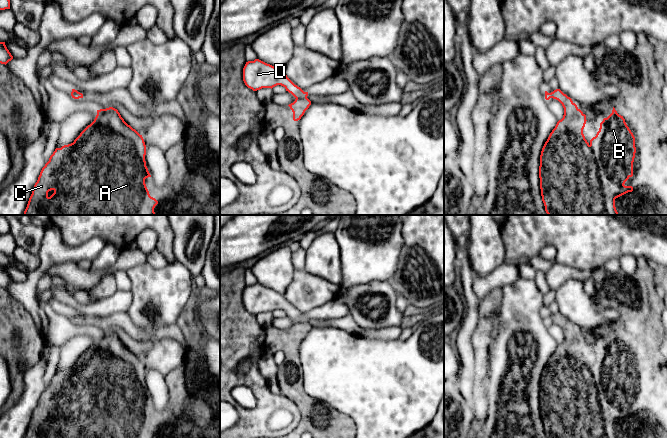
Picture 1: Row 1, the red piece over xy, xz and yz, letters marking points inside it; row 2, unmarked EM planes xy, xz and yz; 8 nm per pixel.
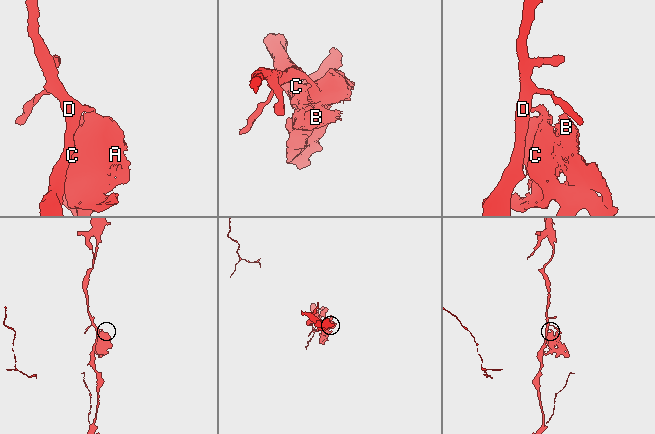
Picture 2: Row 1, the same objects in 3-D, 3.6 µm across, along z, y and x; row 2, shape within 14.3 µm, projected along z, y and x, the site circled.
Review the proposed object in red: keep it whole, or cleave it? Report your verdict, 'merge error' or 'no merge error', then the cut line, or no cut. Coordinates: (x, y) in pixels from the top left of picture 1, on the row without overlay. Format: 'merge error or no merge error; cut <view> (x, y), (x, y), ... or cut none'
merge error; cut xz (306, 320), (296, 322)

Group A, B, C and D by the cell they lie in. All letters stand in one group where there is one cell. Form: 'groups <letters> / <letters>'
groups A B C / D

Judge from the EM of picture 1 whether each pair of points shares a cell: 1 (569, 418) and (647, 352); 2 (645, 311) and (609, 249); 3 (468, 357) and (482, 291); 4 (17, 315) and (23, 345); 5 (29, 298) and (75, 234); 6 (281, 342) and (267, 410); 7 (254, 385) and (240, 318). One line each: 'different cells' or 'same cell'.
1: same cell
2: different cells
3: different cells
4: same cell
5: different cells
6: different cells
7: same cell

